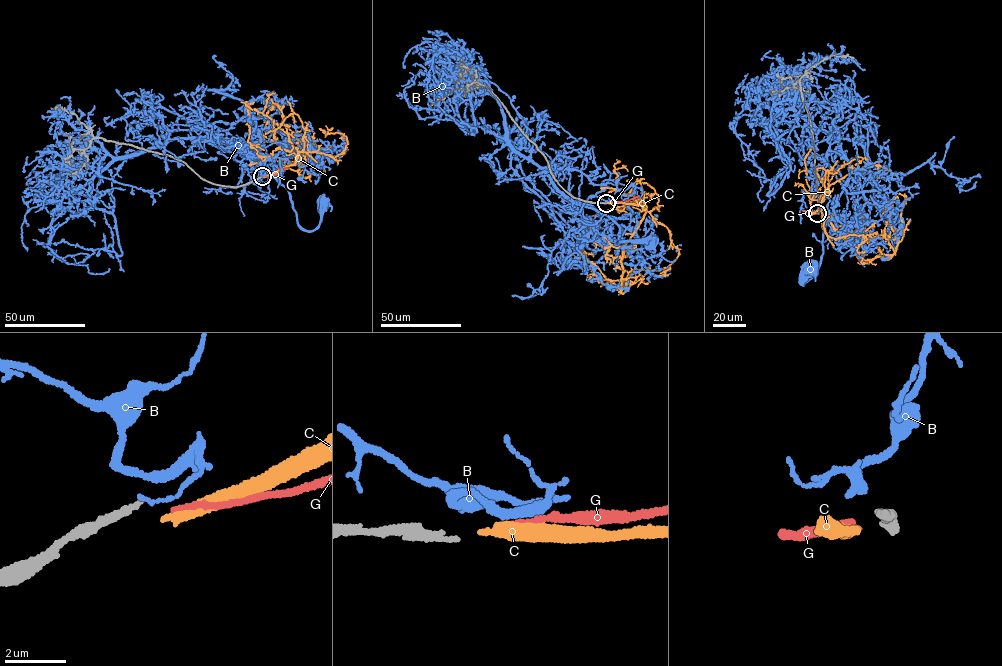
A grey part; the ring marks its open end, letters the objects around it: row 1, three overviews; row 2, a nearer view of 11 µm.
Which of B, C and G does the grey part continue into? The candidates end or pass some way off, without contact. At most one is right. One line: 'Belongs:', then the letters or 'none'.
Belongs: none

